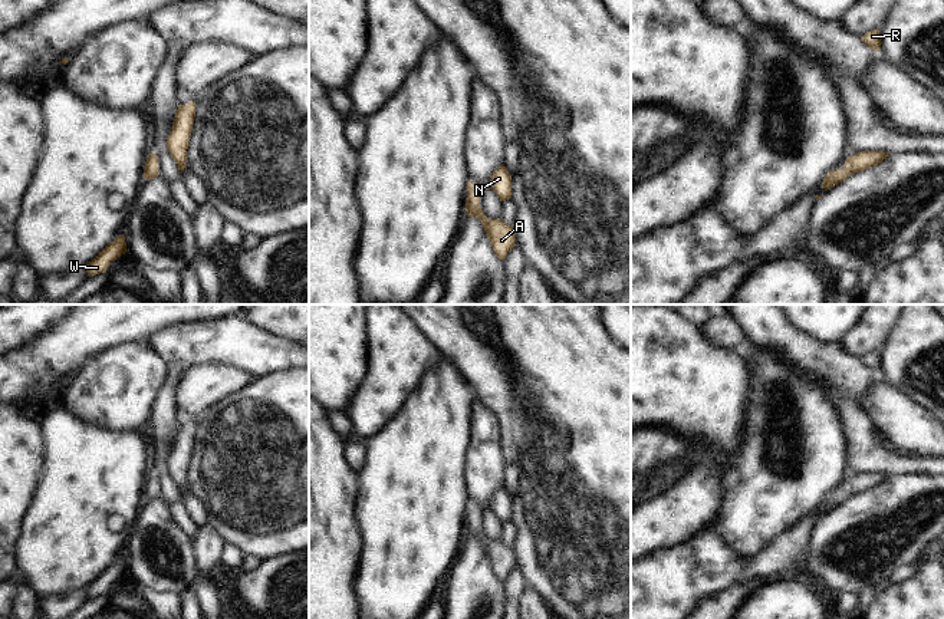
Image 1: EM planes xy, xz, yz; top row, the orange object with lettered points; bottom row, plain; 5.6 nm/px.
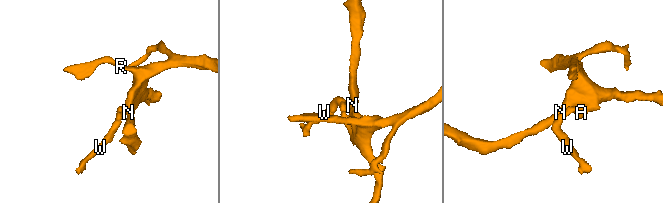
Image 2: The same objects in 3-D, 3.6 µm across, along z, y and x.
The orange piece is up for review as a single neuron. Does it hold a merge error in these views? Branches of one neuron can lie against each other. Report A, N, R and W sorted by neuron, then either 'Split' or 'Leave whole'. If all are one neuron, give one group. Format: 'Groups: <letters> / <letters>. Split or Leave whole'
Groups: A N R W. Leave whole.

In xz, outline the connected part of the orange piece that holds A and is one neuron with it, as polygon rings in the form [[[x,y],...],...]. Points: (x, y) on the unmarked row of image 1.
[[[470,501],[467,506],[466,536],[481,543],[497,580],[503,583],[507,574],[516,567],[514,551],[512,547],[504,546],[500,540],[491,541],[483,536],[480,529],[480,513]]]

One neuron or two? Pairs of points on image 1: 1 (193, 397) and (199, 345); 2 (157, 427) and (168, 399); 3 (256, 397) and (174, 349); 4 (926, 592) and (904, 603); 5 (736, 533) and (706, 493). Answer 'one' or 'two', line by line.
1: two
2: one
3: two
4: one
5: two

